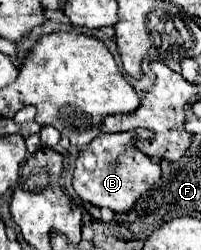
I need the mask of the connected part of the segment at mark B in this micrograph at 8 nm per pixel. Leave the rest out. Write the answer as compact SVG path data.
M136 129L126 133L102 133L86 149L80 151L74 167L74 189L78 197L94 207L108 207L114 213L128 213L142 193L160 179L160 165L138 151L136 141L154 137L152 131Z

